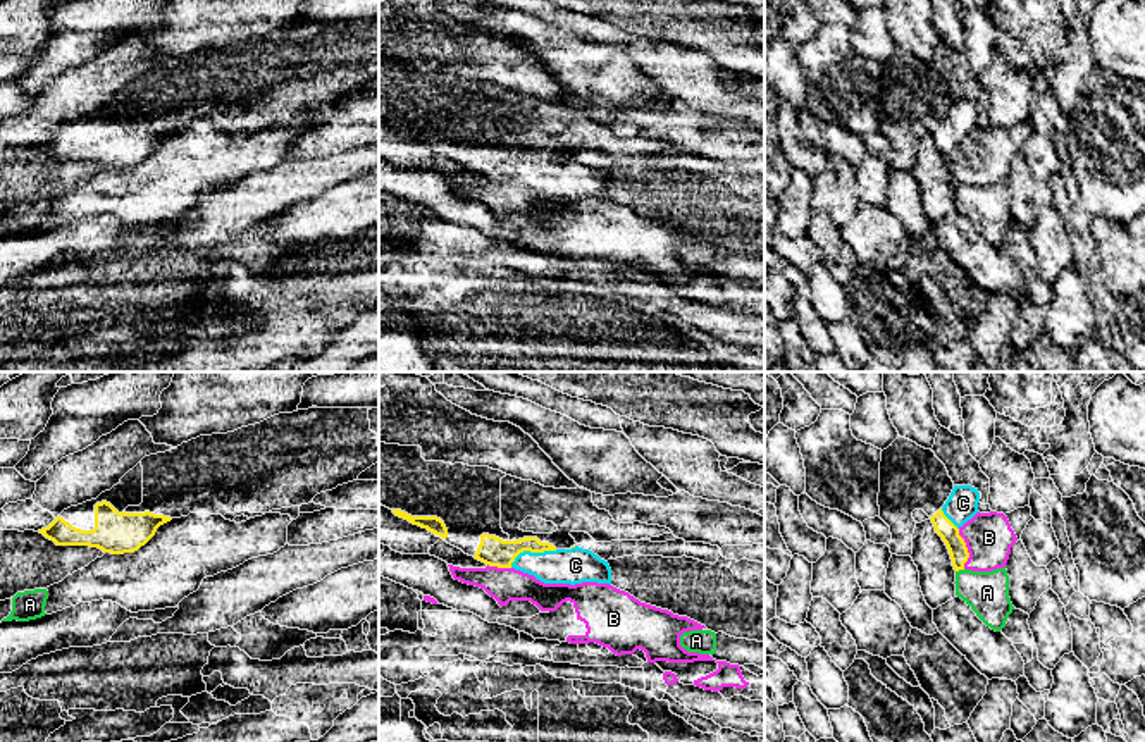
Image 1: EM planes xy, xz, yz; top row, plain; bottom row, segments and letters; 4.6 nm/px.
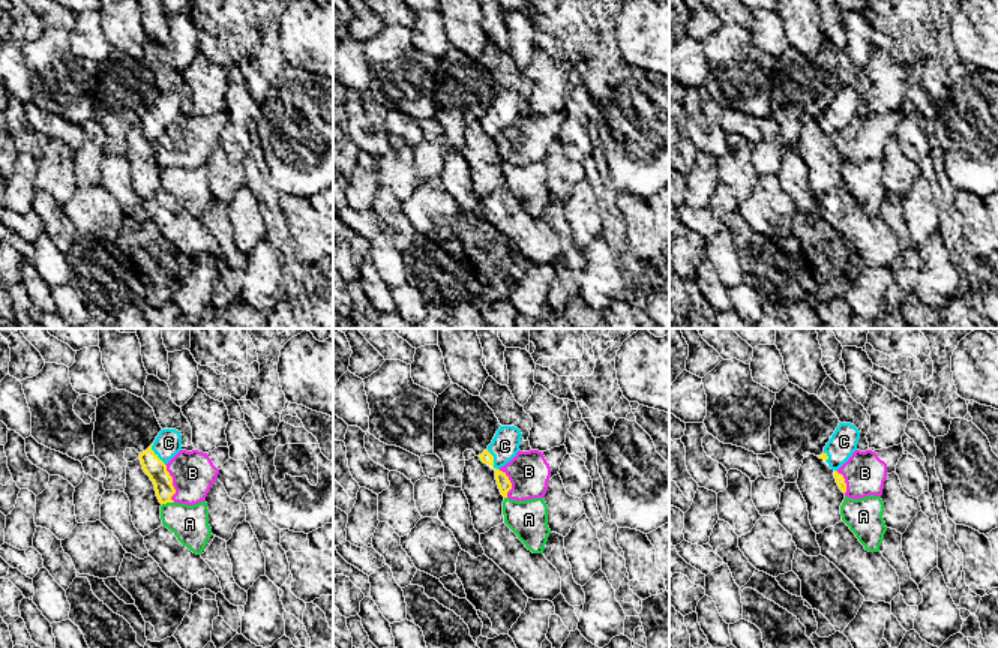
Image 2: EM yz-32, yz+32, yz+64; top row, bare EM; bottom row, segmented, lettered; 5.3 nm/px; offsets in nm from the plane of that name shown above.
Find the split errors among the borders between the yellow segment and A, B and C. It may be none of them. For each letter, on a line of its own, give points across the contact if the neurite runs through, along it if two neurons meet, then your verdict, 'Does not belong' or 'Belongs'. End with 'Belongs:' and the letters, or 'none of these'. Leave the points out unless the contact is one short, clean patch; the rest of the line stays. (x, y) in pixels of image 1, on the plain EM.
A: Boundary: yz (965, 183), (956, 186). Does not belong
B: Does not belong
C: Path across: xz (493, 166), (531, 166), (550, 179), (575, 179). Belongs
Belongs: C

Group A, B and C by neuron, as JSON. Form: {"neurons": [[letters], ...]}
{"neurons": [["A"], ["B"], ["C"]]}

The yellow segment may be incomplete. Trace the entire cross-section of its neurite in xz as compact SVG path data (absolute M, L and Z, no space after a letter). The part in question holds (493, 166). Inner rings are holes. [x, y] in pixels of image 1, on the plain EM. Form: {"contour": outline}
{"contour": "M482 148L475 174L498 182L515 182L534 189L544 198L582 198L597 196L611 200L611 182L589 164L579 160L556 164L537 151L503 155L496 150Z"}

